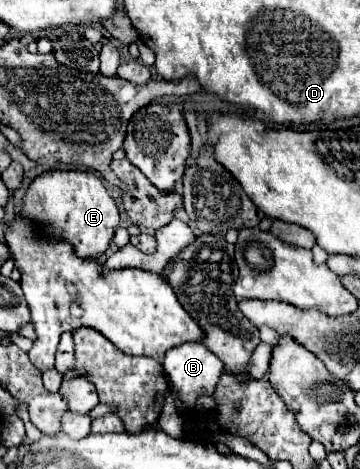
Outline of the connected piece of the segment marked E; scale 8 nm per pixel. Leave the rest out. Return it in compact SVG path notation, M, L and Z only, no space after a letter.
M52 170L40 174L30 184L20 214L36 220L42 236L64 238L74 246L78 258L92 260L106 252L120 220L116 202L104 188L102 180L92 172L80 170Z

